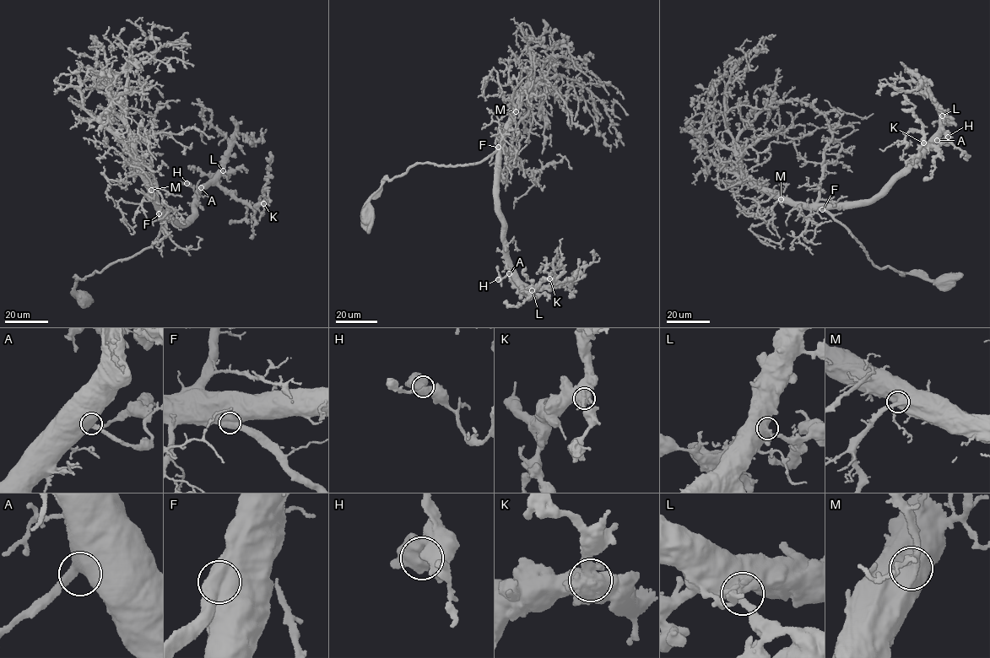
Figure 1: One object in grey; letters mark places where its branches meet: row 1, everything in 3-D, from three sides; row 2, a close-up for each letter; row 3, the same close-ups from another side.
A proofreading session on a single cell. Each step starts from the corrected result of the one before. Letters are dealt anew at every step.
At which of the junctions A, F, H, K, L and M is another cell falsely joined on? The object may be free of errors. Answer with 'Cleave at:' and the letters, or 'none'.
Cleave at: none

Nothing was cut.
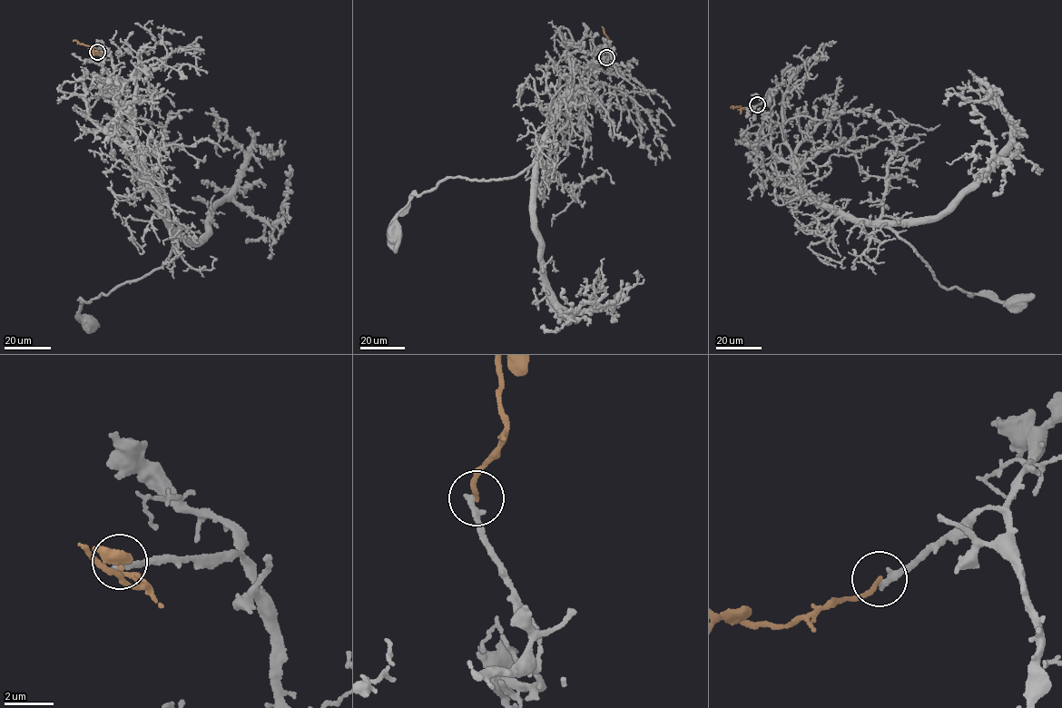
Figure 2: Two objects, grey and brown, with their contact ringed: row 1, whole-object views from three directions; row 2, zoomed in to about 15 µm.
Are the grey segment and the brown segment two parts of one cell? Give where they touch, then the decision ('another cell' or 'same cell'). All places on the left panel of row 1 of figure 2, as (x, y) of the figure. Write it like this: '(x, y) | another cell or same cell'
(97, 52) | another cell

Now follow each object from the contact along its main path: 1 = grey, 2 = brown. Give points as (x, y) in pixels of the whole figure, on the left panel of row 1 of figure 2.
1: (97, 52), (109, 53), (116, 106), (172, 244), (161, 267), (81, 299), (88, 323)
2: (97, 52), (87, 45), (73, 41)

